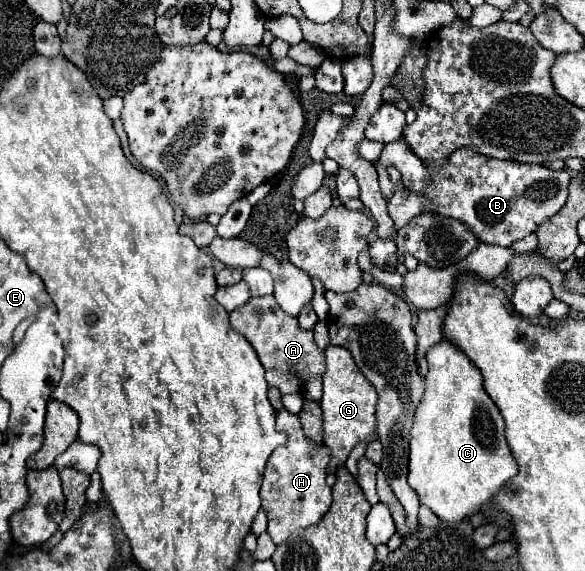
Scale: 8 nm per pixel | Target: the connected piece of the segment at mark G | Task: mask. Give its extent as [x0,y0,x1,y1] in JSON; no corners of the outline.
[322,346,378,466]

